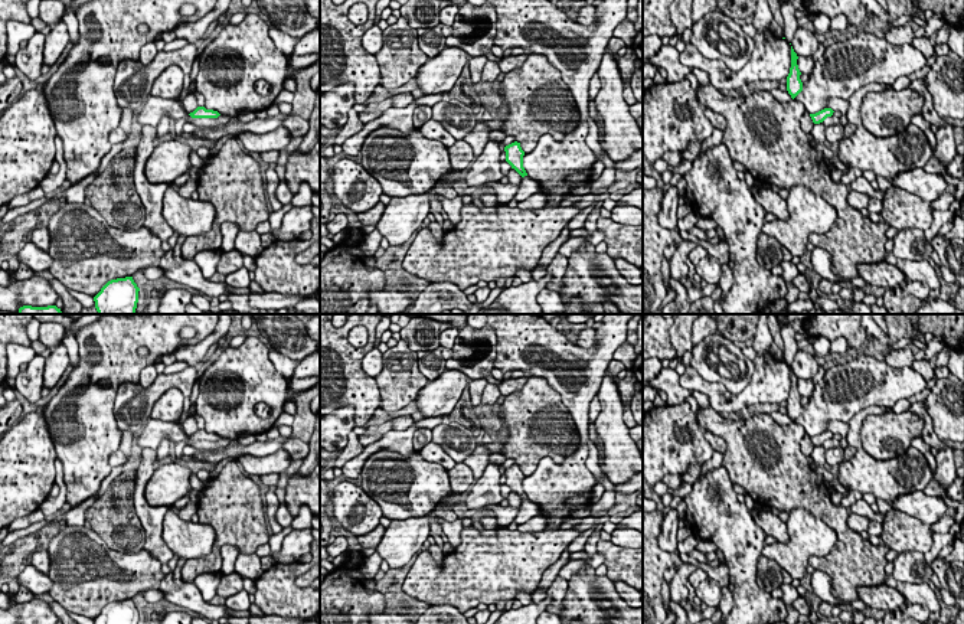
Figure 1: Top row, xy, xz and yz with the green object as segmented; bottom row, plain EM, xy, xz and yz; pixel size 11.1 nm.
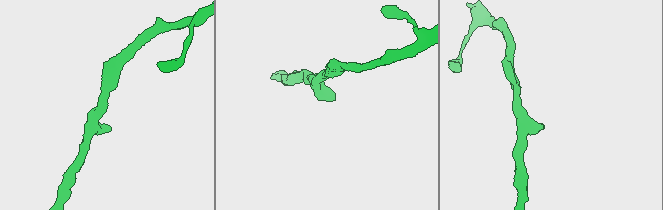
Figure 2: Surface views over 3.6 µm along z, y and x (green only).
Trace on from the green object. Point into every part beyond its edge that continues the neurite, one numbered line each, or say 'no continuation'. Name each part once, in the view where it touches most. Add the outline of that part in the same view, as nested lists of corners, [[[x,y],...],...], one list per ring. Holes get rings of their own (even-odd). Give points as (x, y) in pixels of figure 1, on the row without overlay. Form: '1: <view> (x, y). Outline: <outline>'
no continuation

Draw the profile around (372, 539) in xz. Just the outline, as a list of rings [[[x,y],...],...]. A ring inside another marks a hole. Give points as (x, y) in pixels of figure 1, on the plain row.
[[[382,525],[376,526],[372,532],[357,536],[357,542],[362,548],[369,549],[369,548],[375,548],[380,543],[383,533],[385,533],[385,527]]]

